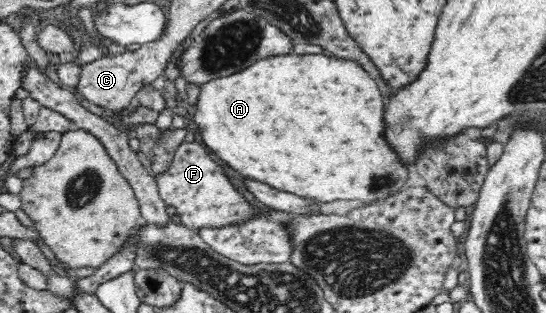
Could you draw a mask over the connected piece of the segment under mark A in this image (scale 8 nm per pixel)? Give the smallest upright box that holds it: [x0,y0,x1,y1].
[194,52,408,202]

